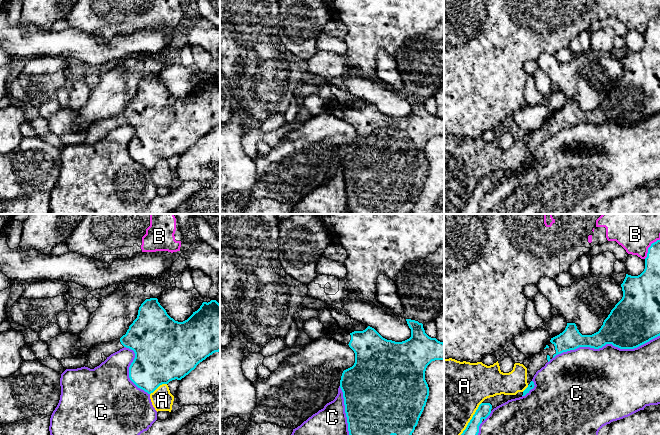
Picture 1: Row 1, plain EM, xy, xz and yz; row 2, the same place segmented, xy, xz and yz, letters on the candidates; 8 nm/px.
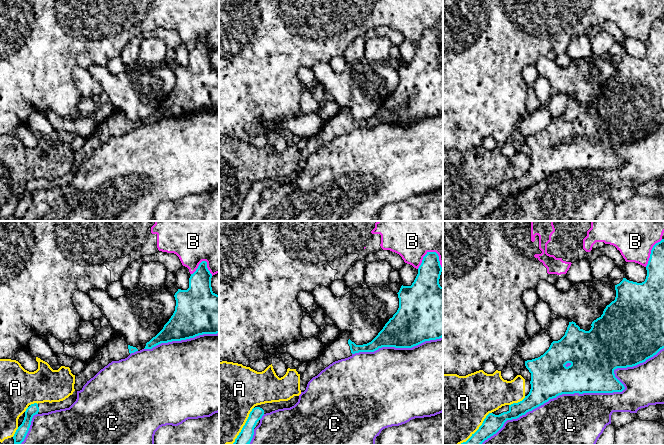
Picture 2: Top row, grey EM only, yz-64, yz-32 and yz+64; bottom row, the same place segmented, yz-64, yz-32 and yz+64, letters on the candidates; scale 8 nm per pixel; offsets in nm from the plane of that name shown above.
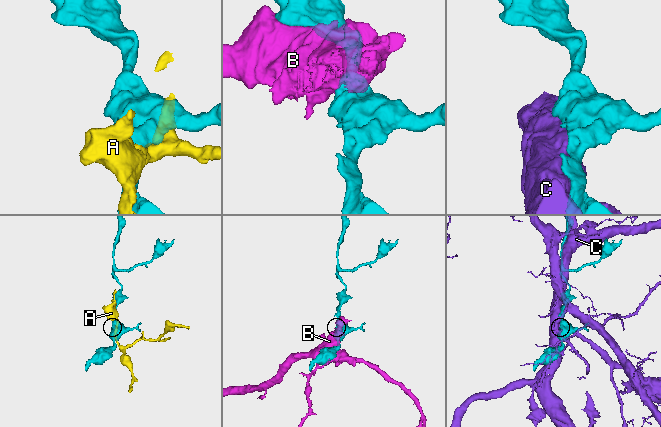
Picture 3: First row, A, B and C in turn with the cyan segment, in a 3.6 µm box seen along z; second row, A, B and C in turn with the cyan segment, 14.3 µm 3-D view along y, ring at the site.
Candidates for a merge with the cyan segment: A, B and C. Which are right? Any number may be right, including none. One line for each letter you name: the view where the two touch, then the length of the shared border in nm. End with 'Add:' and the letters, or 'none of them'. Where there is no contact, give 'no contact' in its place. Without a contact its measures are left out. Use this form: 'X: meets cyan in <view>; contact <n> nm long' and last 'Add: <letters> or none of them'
Add: none of them

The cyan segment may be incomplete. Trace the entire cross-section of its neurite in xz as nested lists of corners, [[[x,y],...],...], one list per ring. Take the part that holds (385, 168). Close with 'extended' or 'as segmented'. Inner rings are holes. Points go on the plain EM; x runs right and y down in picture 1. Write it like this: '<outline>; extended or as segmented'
[[[406,95],[406,97],[411,105],[411,113],[402,118],[387,116],[370,102],[363,107],[352,109],[348,109],[339,102],[324,104],[324,111],[348,120],[355,129],[354,141],[343,147],[340,156],[348,207],[352,214],[391,214],[392,211],[399,214],[410,214],[418,200],[429,172],[425,147],[432,137],[444,136],[444,119],[429,113],[425,109],[422,99],[411,95]]]; extended

